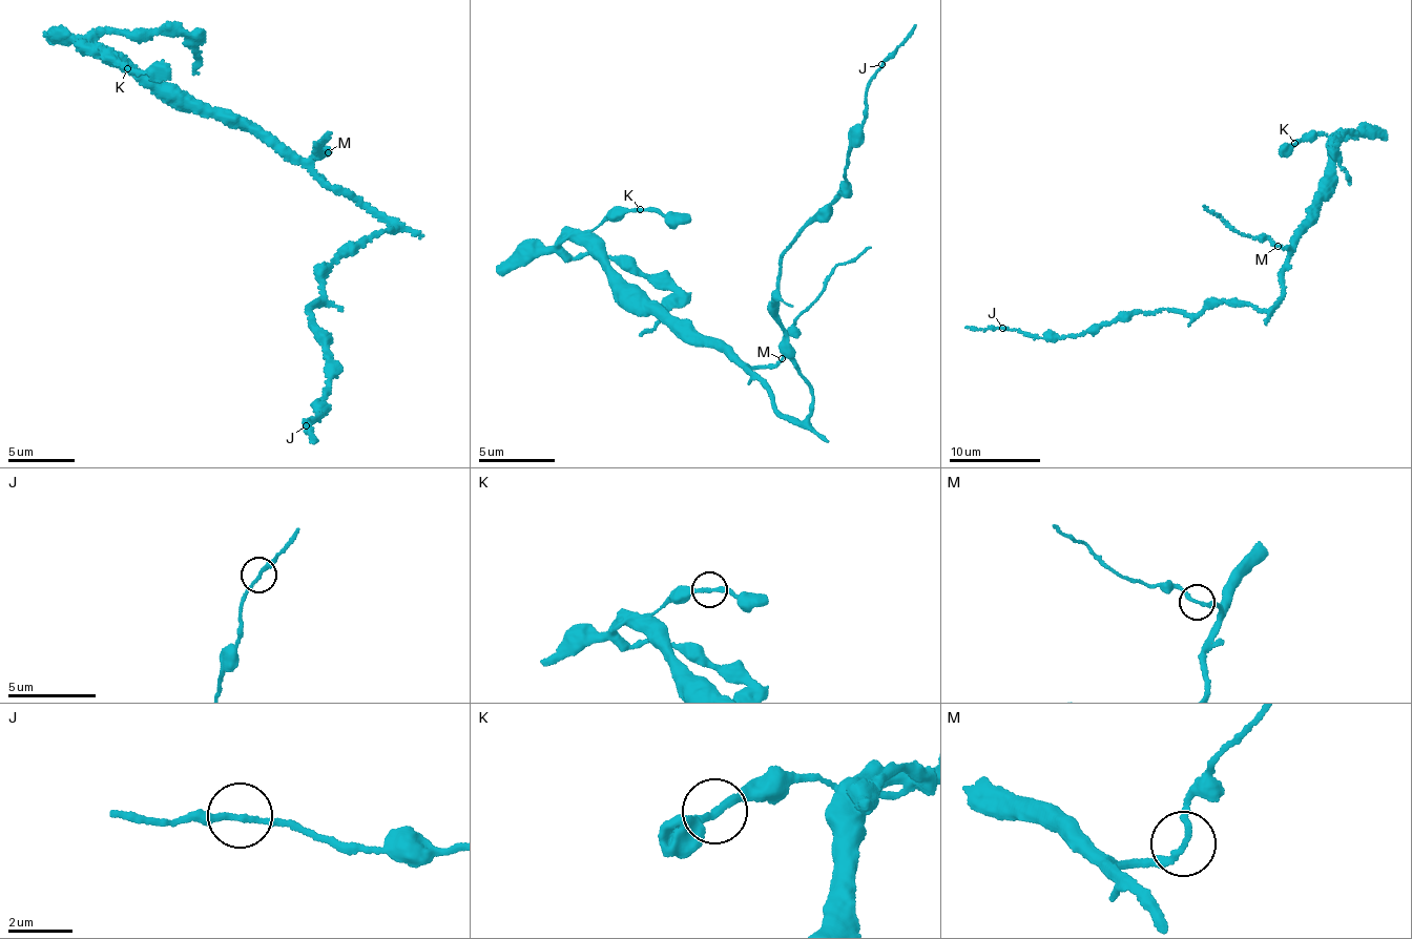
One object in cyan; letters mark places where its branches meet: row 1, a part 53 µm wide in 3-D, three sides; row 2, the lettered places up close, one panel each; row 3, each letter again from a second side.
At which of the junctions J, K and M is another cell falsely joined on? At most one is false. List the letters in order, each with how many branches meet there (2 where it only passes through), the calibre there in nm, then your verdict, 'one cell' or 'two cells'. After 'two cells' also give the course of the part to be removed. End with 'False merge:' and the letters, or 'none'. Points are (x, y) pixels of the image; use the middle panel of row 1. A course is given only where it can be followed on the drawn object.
J: branches 2; calibre 190 nm; one cell
K: branches 2; calibre 190 nm; one cell
M: branches 2; calibre 180 nm; one cell
False merge: none

